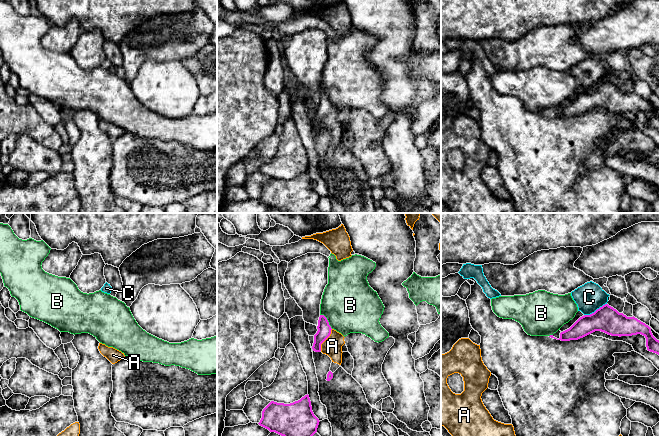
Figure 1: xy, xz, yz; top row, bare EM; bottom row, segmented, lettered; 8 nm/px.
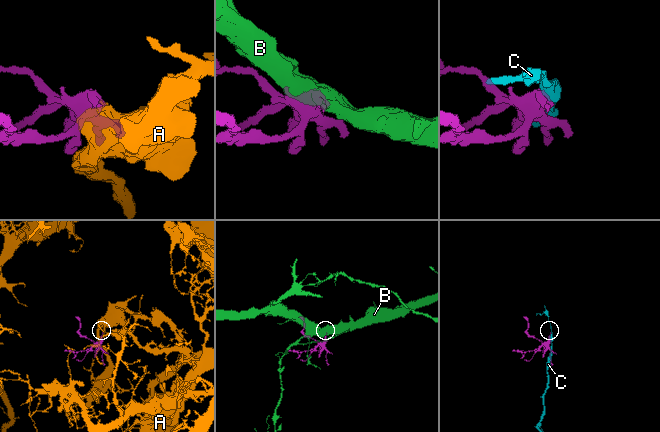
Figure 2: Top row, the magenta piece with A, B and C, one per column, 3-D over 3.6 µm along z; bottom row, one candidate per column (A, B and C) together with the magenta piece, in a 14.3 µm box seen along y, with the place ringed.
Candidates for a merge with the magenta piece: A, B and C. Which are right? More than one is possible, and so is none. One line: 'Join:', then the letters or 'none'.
Join: A

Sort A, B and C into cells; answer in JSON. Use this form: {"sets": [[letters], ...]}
{"sets": [["A"], ["B"], ["C"]]}

